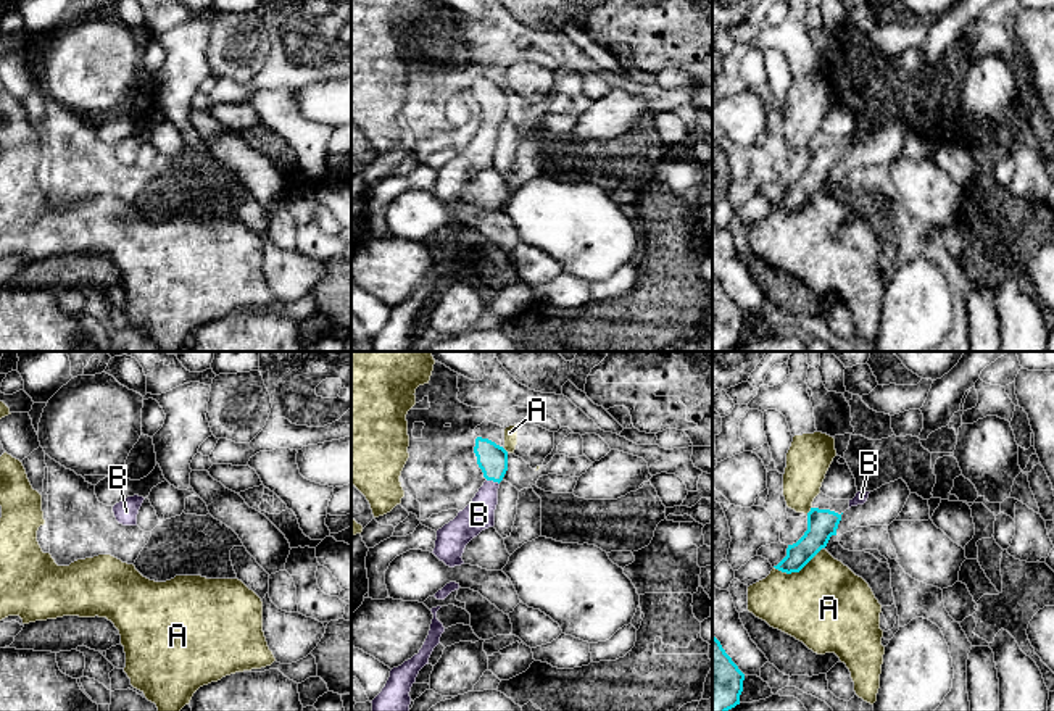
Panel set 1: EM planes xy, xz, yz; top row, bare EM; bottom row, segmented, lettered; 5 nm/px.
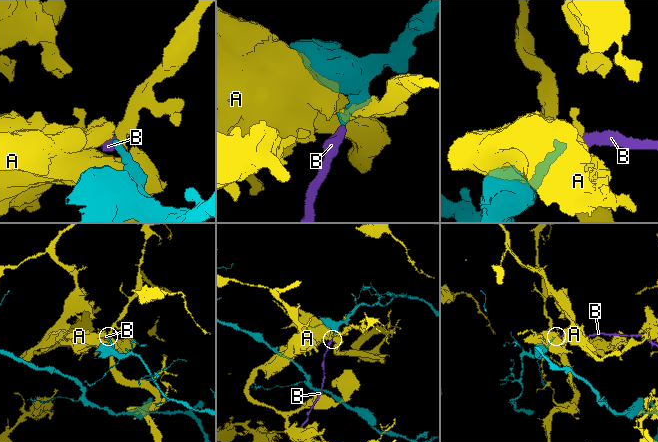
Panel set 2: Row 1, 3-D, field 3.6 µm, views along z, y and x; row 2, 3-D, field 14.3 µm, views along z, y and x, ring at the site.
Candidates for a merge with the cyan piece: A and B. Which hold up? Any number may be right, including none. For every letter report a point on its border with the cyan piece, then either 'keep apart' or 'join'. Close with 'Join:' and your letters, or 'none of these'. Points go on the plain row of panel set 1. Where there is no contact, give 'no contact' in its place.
A: yz (796, 210) | keep apart
B: xz (493, 120) | join
Join: B

